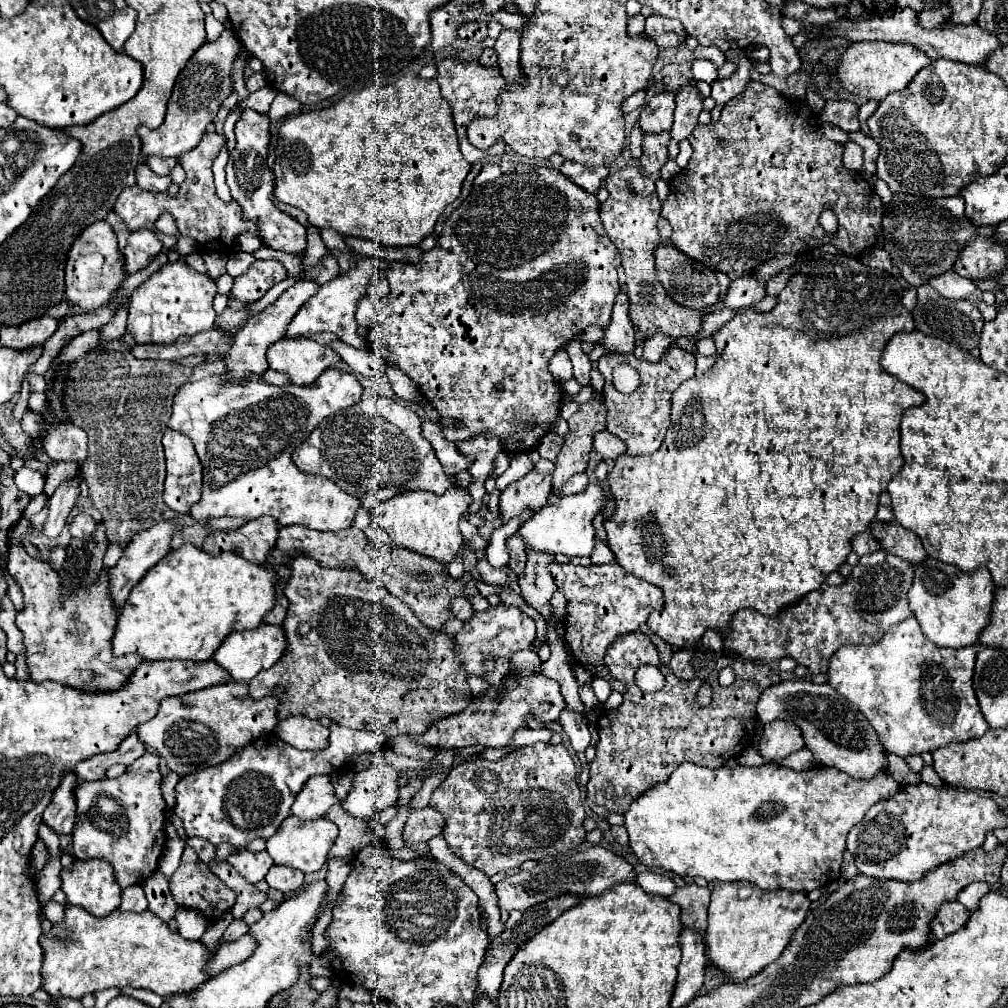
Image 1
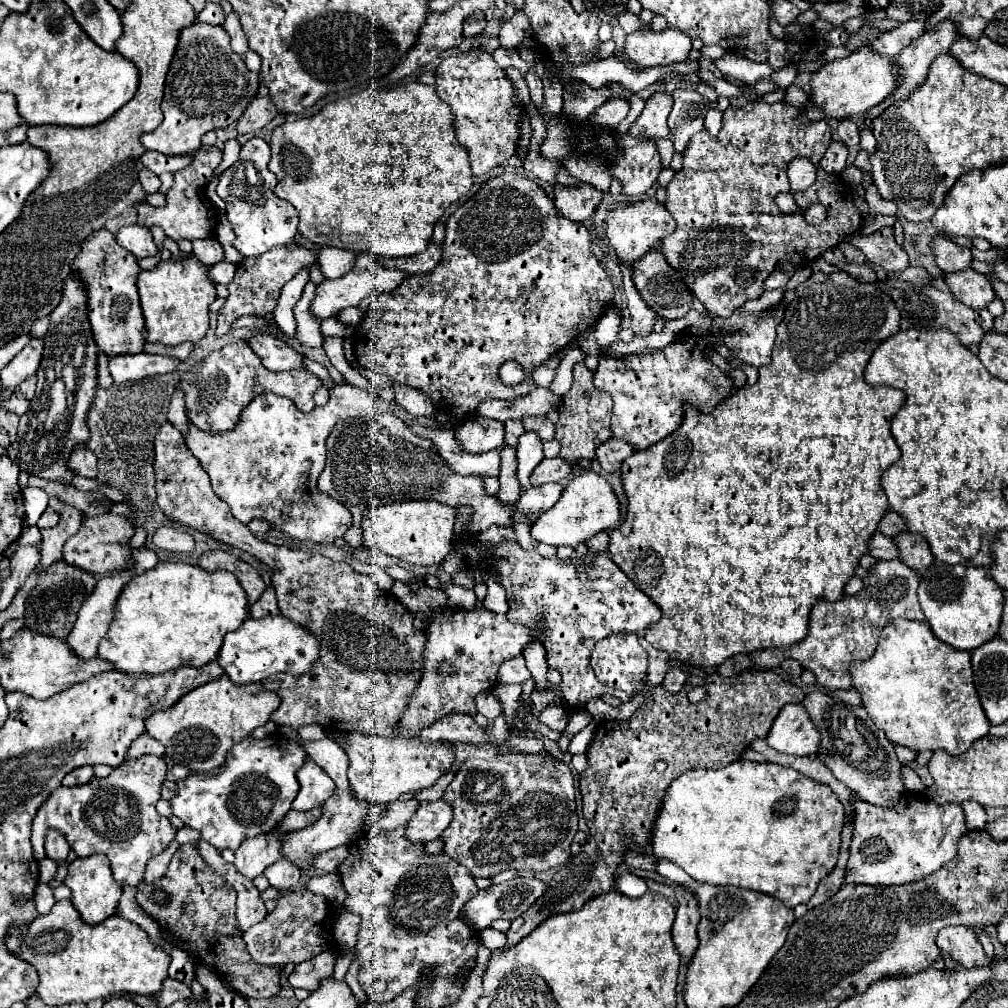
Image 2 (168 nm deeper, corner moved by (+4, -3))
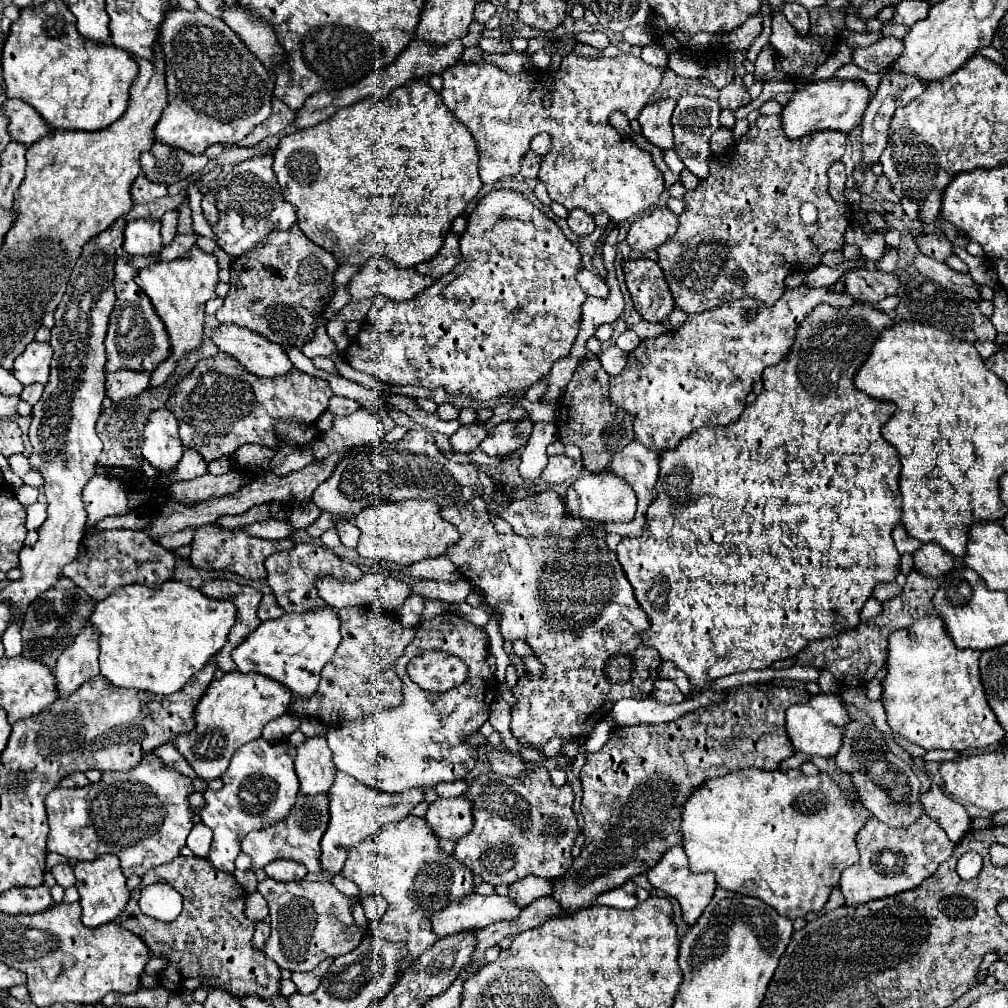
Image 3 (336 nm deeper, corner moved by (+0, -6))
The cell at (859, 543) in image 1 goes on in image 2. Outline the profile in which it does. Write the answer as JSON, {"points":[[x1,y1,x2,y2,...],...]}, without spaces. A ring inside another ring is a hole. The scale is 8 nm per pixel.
{"points":[[876,532,874,538,870,540,870,554,878,560,896,560,898,546,890,538,884,538,880,532]]}

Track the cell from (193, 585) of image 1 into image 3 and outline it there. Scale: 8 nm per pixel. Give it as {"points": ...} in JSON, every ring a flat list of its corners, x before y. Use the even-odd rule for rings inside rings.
{"points":[[168,579,162,587,152,589,146,585,126,585,104,601,96,603,90,621,100,631,100,675,110,683,124,689,140,689,158,695,178,691,194,673,198,673,226,643,232,625,236,623,238,609,226,599,210,599,200,589,184,581]]}

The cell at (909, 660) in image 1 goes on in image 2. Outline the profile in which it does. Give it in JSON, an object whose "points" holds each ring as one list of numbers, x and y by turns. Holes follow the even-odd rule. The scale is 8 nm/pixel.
{"points":[[898,618,888,622,880,634,880,642,874,656,866,662,852,664,850,670,852,670,852,684,860,692,866,712,870,712,874,724,886,732,886,738,892,744,900,744,916,752,944,750,948,754,958,756,964,754,978,738,988,734,990,722,982,712,974,688,970,652,960,652,938,640,930,632,930,624,924,620,918,622,918,620]]}

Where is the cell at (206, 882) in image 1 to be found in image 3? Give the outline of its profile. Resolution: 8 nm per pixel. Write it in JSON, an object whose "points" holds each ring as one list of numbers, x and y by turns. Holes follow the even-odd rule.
{"points":[[180,855,172,863,156,867,142,877,142,883,130,893,130,901,118,923,142,937,152,955,164,955,168,959,168,967,160,973,160,983,176,995,198,987,220,987,238,999,256,995,270,1001,280,997,280,969,274,961,254,951,254,921,244,915,244,901,246,893,234,875,218,871,204,857],[152,883,168,883,184,897,184,909,176,921,164,923,140,911,140,891]]}

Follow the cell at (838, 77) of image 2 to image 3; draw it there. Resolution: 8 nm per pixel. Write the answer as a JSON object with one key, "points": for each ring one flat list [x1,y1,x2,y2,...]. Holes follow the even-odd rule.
{"points":[[838,77,814,81,798,89,792,101,784,107,782,125,788,139,798,139,812,131,824,131,824,129,850,133,856,125,860,125,868,103,870,103,870,89,862,81,838,79]]}

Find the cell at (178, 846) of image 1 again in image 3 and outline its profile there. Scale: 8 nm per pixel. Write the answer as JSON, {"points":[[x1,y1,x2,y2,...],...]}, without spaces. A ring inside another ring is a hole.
{"points":[[204,823,194,825,188,835,188,847,192,849,192,853,198,857,206,857,210,845,212,845,212,831]]}

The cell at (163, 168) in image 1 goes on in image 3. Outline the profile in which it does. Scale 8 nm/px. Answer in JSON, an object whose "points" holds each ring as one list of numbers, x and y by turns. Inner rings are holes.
{"points":[[154,143,150,151,140,155,140,163,142,163,142,171,150,181,172,185,188,179,190,175,200,173,208,163,208,157,190,155,182,149]]}

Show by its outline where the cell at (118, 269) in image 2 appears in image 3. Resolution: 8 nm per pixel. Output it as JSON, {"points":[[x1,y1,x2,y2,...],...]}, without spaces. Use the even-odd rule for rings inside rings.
{"points":[[118,255,116,277,114,277,116,303,114,303,114,311,110,313,110,323,108,323,108,333,106,333,106,355,108,355,106,371,118,371,118,369,154,371,158,363,162,363,170,355,166,329,160,323,146,293,140,291,140,287,134,283,136,271,138,269,128,261,128,257]]}

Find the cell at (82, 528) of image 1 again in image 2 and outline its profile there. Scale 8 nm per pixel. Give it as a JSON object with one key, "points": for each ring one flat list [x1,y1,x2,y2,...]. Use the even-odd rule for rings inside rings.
{"points":[[104,512,100,516,84,518,80,530,70,536,62,548,64,560,76,568,82,568,84,572,90,572,98,578,106,574,118,574,122,570,130,570,134,564,132,560,132,548,130,548,130,538,134,536,134,526,112,512]]}

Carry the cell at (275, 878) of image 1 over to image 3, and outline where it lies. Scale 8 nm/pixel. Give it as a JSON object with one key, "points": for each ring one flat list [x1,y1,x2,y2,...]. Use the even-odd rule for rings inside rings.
{"points":[[272,861,264,867,266,875,274,881,300,881,308,871,302,863,294,863,294,861]]}

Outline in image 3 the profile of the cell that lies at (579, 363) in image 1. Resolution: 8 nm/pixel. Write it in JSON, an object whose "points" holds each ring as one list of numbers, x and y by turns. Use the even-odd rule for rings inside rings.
{"points":[[596,357,582,359,578,363,578,369,574,371,564,395,558,399,556,427,558,427,558,437,564,445,572,443,580,447,584,467,592,473,600,473,604,467,608,467,612,461,612,455,618,453,622,447,626,447,634,439,630,415,626,415,626,411,610,403,608,373,602,369]]}

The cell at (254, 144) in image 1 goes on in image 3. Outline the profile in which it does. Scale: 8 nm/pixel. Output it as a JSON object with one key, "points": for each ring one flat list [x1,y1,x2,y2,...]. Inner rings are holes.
{"points":[[258,155,248,161,242,161,232,167,232,171,220,179,218,183,218,199,216,207,220,209,220,219,212,227,218,235,220,247,234,257,242,257,260,243,264,243,270,235,270,231,288,231,288,227,296,225,296,207,292,203,286,203,276,175,272,171,272,155]]}

